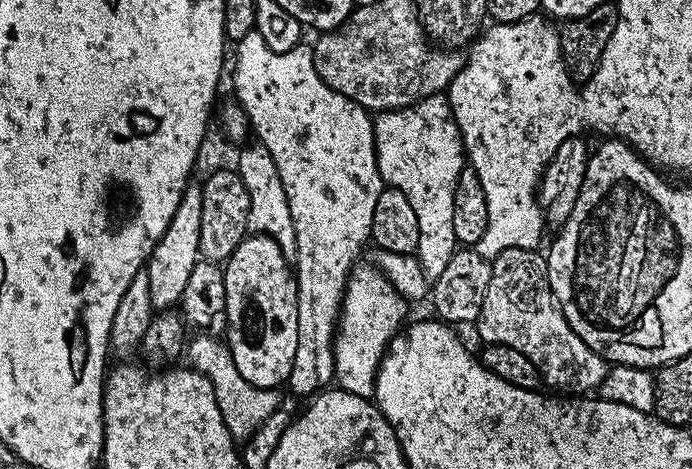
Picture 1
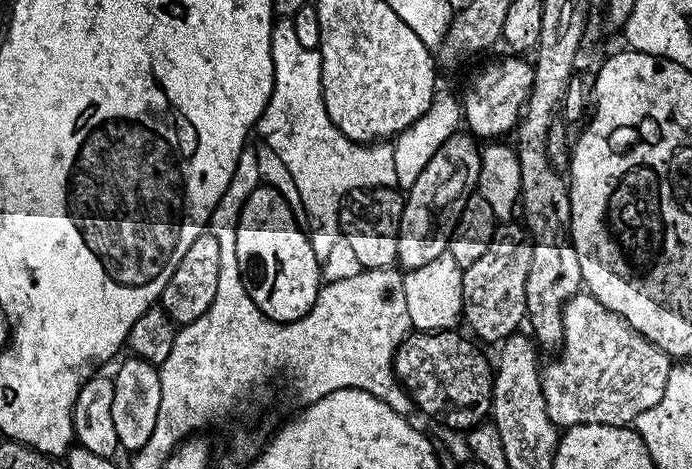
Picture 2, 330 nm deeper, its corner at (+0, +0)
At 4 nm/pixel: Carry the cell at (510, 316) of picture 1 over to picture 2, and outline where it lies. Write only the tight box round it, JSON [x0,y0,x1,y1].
[540,290,673,429]

